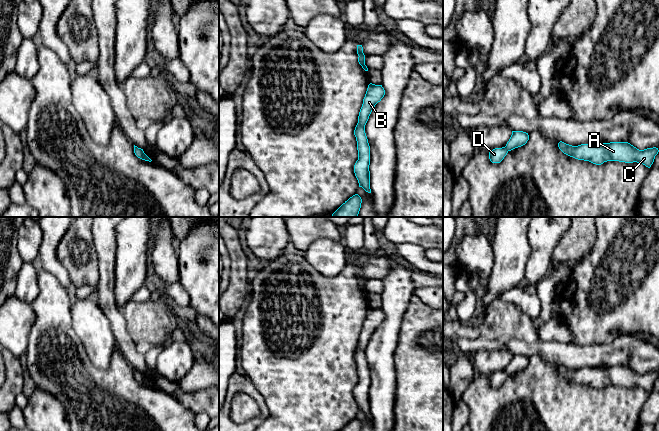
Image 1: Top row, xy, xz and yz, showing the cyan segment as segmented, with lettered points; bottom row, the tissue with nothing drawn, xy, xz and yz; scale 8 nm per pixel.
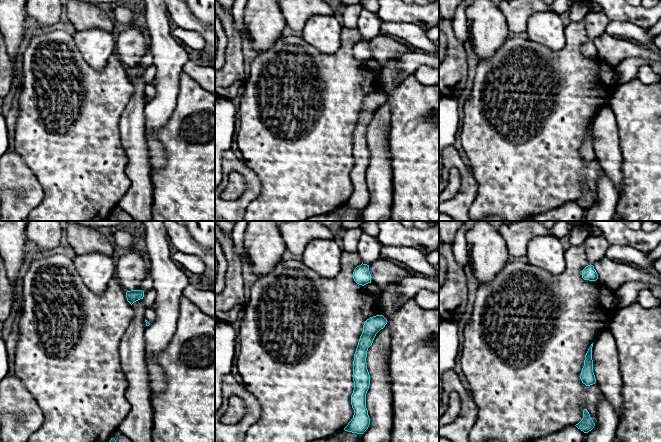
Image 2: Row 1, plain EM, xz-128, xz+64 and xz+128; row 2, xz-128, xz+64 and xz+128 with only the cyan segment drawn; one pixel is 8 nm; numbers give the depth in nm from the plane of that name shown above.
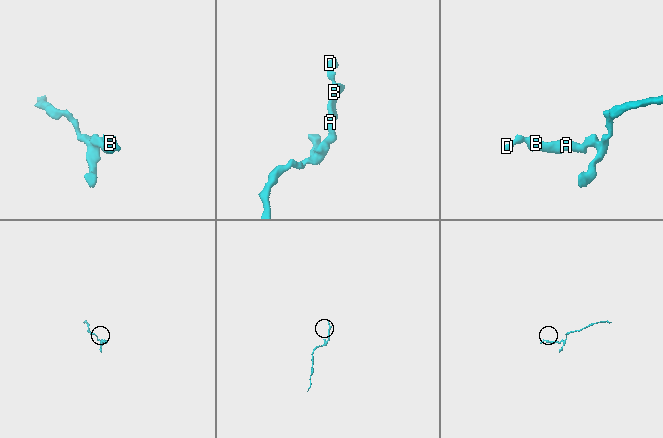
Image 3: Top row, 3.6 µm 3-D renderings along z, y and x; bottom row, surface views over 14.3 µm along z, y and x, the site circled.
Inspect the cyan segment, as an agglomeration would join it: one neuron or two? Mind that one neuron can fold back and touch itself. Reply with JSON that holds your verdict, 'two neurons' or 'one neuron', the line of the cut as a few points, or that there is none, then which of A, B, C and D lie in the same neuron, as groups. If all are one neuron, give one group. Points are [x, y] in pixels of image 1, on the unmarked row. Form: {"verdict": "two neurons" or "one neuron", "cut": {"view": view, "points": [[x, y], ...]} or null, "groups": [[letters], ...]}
{"verdict": "one neuron", "cut": null, "groups": [["A", "B", "C", "D"]]}

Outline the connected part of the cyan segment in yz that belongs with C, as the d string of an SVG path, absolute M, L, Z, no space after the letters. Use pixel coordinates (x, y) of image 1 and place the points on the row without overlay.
M562 365L559 373L566 379L578 384L601 389L607 385L641 387L650 392L659 374L656 371L639 374L628 366L589 367L572 370Z

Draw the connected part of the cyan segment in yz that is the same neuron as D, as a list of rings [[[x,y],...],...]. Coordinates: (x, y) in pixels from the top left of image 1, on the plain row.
[[[512,355],[512,359],[505,371],[495,372],[489,376],[489,383],[492,387],[500,387],[507,377],[527,367],[529,359],[523,355]]]

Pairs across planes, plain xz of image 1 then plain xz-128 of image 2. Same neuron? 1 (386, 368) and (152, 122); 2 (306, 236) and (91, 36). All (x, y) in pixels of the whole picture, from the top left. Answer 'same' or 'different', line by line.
1: same
2: different

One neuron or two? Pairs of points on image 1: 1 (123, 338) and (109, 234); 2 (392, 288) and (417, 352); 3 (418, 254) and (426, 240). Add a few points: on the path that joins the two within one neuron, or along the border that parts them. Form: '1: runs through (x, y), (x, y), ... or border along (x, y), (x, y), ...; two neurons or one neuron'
1: runs through (113, 312), (106, 300), (106, 260); one neuron
2: border along (412, 294), (403, 315), (397, 339); two neurons
3: border along (399, 243), (418, 244), (425, 250); two neurons

